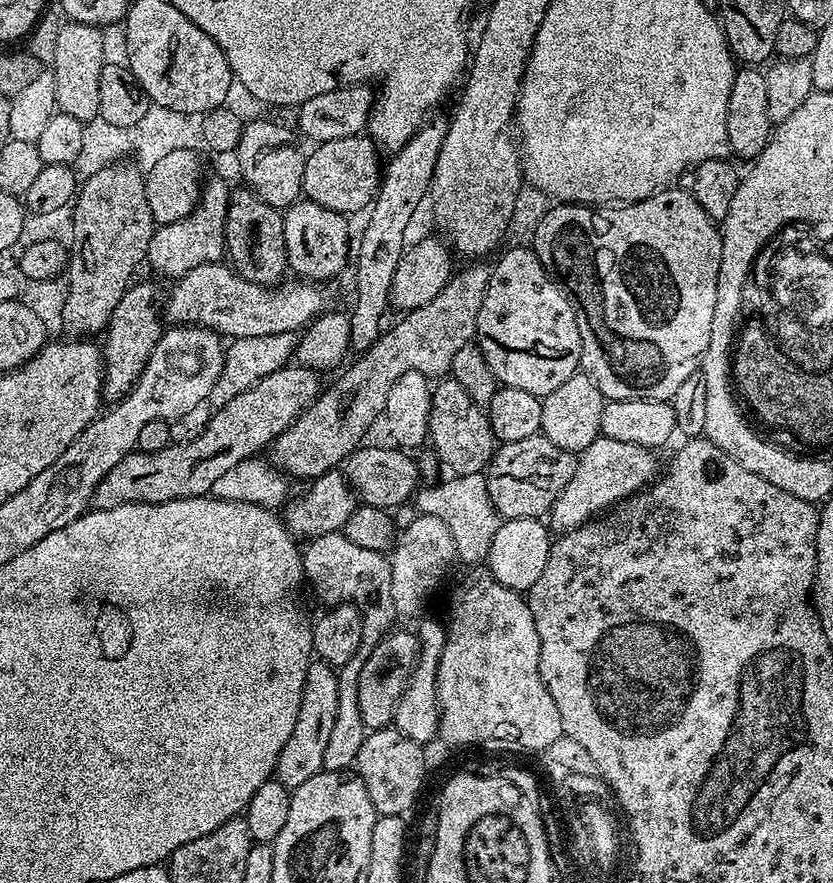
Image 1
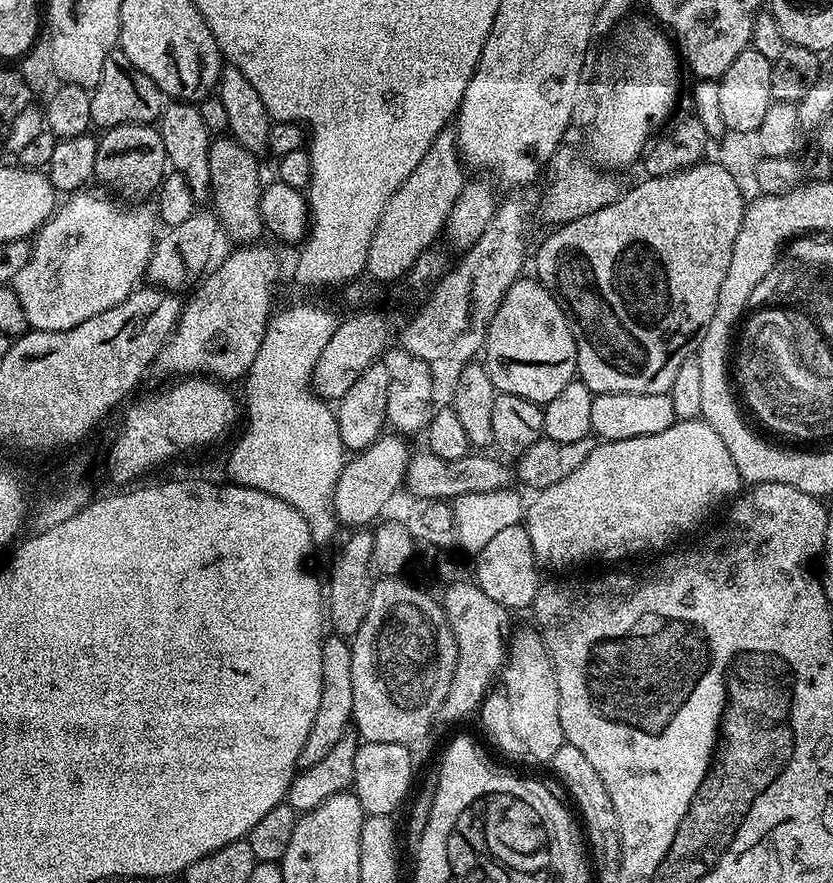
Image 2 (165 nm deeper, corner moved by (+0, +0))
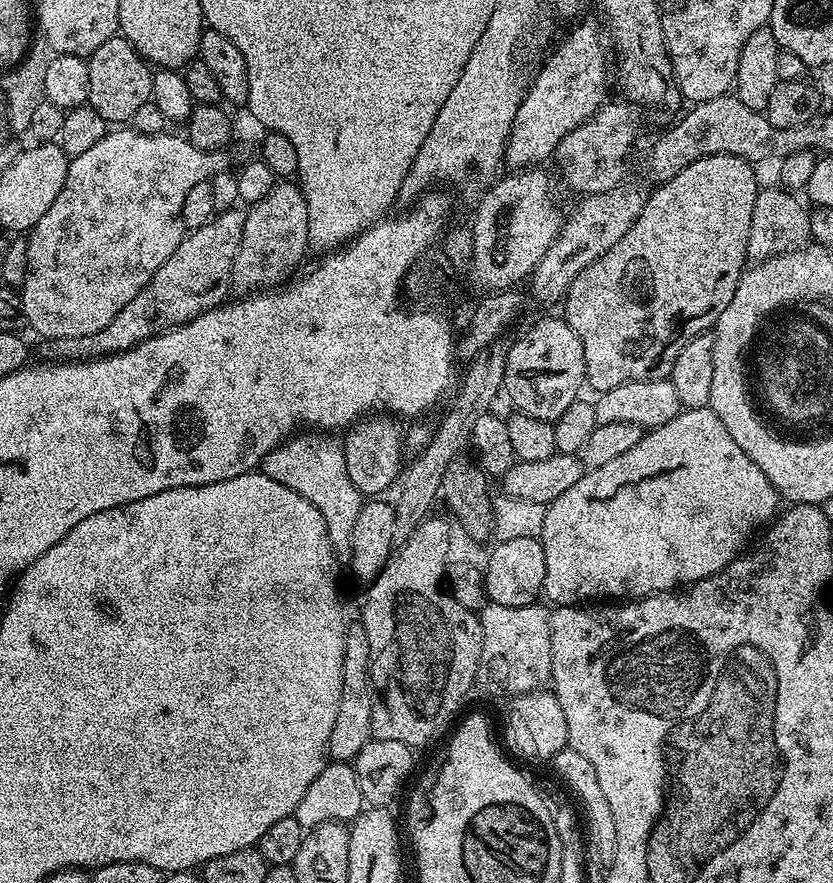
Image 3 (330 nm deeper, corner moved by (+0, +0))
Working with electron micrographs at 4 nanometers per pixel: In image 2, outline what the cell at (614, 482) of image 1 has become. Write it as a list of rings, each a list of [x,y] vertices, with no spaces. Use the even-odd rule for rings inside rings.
[[[702,418],[695,420],[677,420],[670,430],[662,430],[662,434],[646,434],[642,438],[622,438],[621,440],[605,440],[597,443],[594,450],[586,457],[586,462],[578,466],[562,482],[554,482],[549,488],[539,489],[536,496],[526,508],[526,527],[530,534],[530,546],[534,546],[536,563],[544,568],[572,568],[575,564],[584,564],[587,560],[624,560],[627,556],[636,556],[639,552],[648,552],[651,548],[664,548],[671,540],[688,532],[723,496],[735,497],[741,491],[742,481],[738,474],[738,466],[734,466],[734,458],[730,458],[730,450],[726,450],[726,442],[718,438],[718,430],[714,430]]]

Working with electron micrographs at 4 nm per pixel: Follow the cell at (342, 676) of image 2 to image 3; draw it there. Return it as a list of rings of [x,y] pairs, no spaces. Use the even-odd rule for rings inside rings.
[[[363,622],[349,623],[344,629],[344,653],[342,654],[342,702],[338,702],[338,722],[330,730],[328,754],[336,762],[355,761],[358,750],[373,739],[372,734],[372,679],[368,677],[370,666],[370,638]]]

